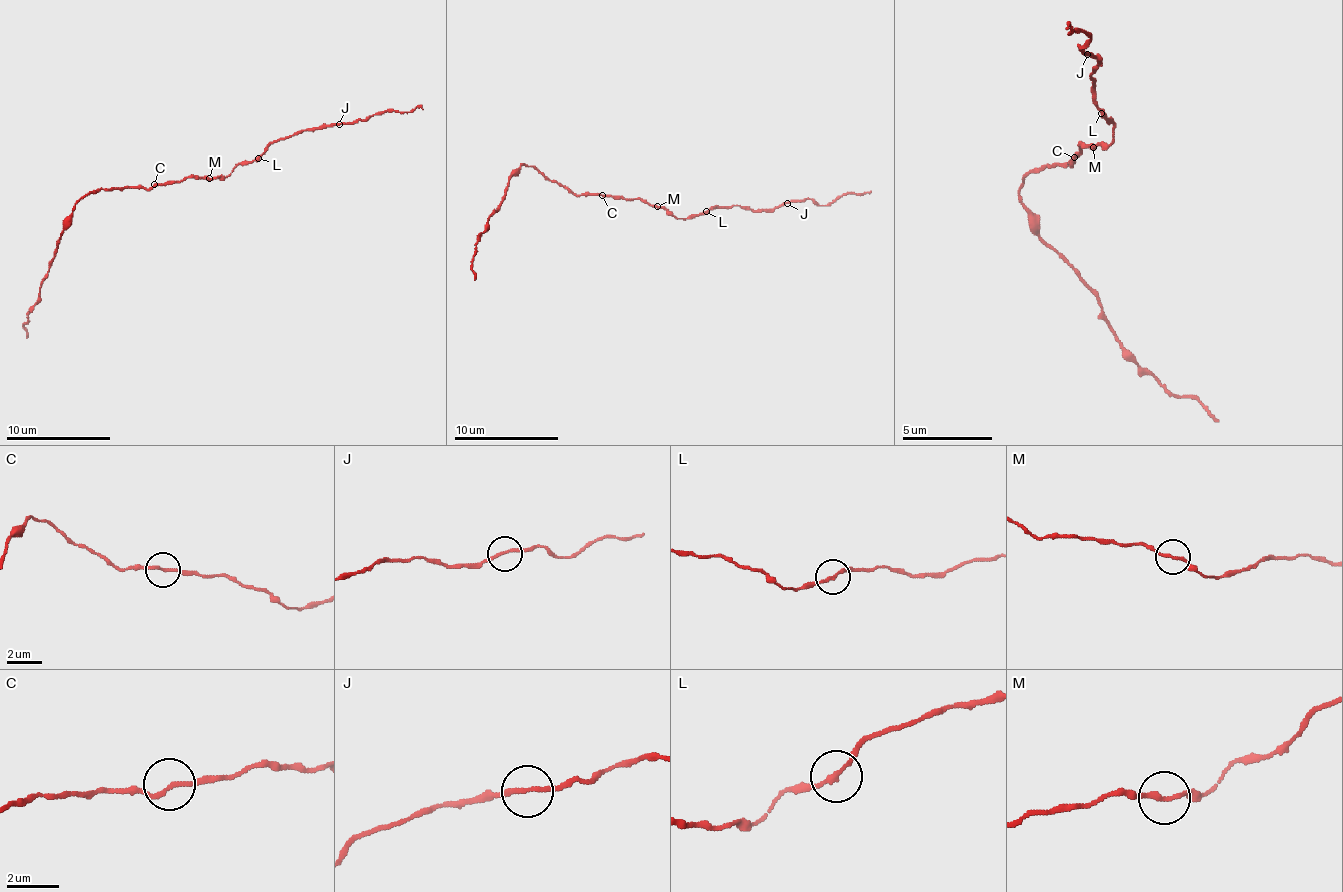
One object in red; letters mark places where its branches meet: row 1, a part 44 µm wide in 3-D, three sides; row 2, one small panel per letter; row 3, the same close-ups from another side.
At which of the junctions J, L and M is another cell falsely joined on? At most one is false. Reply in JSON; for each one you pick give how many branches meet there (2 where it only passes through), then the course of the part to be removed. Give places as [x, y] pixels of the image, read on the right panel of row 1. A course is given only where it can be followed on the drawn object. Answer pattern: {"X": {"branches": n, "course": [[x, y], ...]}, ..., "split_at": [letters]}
{"split_at": []}

